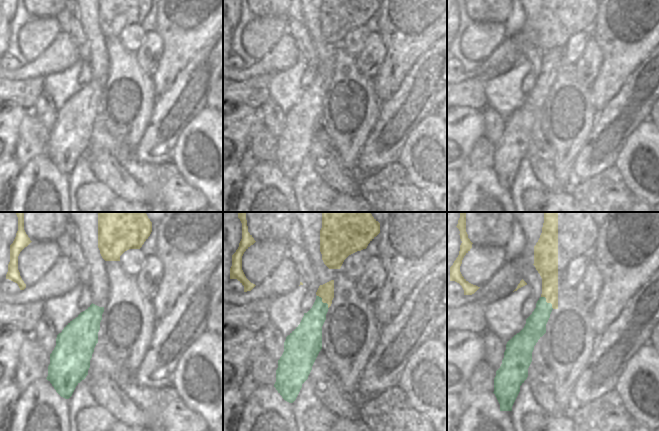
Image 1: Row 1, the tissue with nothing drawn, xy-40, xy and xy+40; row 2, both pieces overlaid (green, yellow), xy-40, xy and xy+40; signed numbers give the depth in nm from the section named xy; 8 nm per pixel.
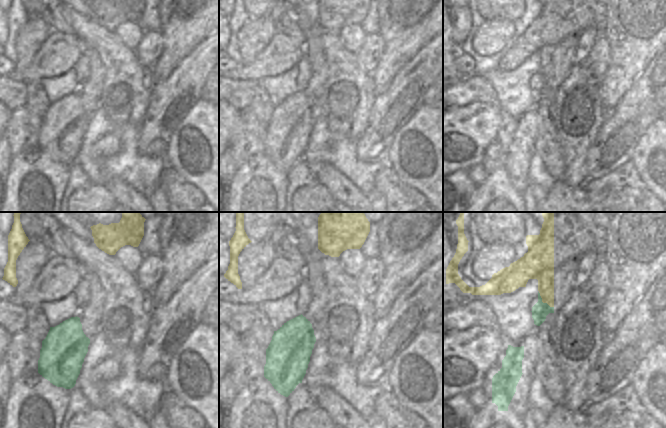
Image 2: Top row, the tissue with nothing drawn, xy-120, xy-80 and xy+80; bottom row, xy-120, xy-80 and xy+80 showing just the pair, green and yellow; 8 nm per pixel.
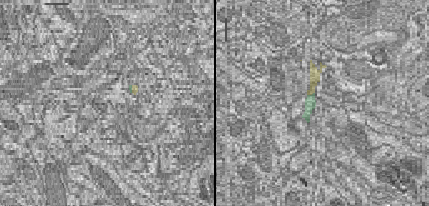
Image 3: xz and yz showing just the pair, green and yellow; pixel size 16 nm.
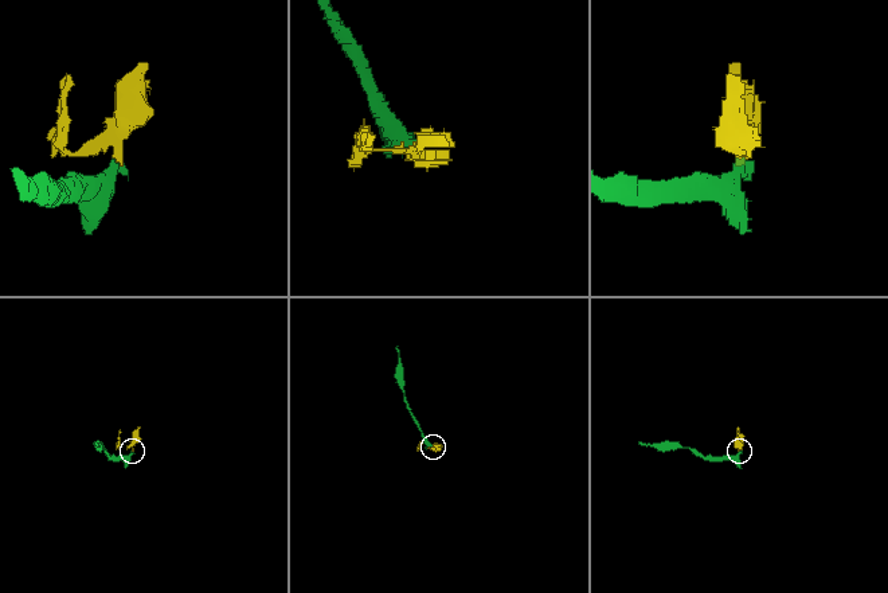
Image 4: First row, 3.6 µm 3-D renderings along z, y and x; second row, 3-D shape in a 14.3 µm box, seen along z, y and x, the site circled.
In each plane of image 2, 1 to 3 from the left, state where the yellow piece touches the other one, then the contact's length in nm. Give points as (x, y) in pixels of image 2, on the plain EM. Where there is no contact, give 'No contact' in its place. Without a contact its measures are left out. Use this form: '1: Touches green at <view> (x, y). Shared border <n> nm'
1: No contact
2: No contact
3: Touches green at xy+80 (542, 78). Shared border 180 nm.

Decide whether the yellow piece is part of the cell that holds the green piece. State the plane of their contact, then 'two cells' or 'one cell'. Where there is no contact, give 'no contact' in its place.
contact in xy+40; two cells

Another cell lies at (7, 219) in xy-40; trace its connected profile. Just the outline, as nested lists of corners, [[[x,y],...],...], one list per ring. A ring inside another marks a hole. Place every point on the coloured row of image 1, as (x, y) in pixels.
[[[0,212],[0,235],[11,245],[18,231],[18,217],[15,212]]]

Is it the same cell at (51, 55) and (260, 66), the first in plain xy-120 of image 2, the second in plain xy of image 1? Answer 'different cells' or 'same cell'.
same cell

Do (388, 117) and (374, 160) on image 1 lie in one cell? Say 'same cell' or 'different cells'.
same cell

